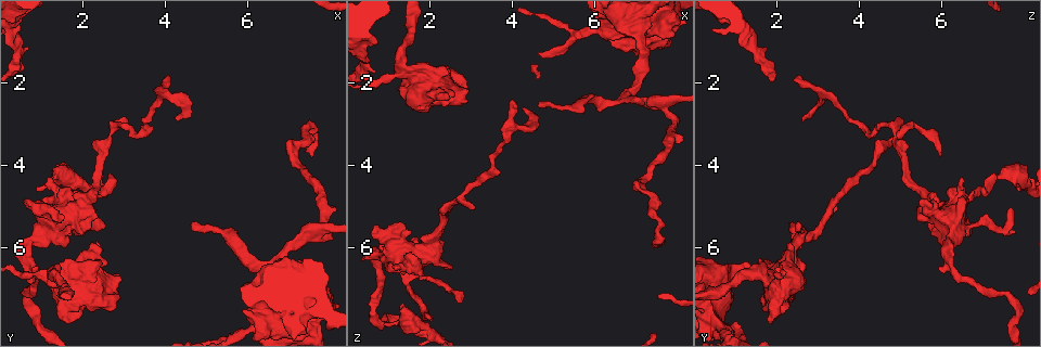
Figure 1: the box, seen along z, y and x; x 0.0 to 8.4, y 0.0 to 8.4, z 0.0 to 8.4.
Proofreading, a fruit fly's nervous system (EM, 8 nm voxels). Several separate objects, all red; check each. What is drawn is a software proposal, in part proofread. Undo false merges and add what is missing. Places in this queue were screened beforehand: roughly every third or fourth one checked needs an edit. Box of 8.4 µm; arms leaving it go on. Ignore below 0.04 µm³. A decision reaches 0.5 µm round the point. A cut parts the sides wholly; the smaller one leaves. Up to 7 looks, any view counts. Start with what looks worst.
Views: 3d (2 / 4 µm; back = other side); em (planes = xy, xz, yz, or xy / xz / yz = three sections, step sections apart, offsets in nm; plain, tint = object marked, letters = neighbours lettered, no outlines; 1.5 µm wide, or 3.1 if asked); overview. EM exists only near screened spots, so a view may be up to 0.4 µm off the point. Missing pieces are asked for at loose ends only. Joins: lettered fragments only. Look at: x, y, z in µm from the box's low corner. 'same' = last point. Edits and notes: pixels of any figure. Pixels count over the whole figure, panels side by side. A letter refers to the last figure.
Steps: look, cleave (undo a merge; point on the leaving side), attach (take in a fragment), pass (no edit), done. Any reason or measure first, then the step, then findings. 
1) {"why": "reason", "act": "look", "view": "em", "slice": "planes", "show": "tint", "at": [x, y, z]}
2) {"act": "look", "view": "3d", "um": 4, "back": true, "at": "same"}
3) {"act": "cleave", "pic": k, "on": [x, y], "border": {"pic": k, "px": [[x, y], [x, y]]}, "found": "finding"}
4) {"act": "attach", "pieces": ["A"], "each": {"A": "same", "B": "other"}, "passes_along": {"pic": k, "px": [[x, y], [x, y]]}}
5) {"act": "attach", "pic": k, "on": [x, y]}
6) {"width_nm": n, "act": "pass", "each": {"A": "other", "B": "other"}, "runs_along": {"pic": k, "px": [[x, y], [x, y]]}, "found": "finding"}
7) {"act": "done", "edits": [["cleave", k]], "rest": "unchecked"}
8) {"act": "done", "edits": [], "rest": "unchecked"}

{"why": "thick turns thin", "act": "look", "view": "em", "slice": "planes", "show": "tint", "at": [0.75, 6.60, 2.00]}

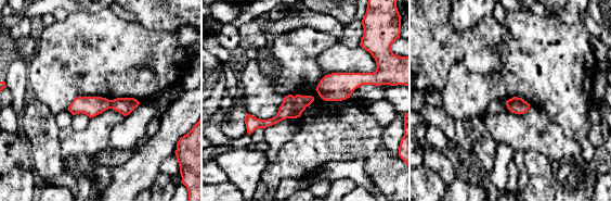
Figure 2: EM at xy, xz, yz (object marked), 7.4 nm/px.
{"act": "look", "view": "em", "slice": "planes", "show": "letters", "at": "same"}

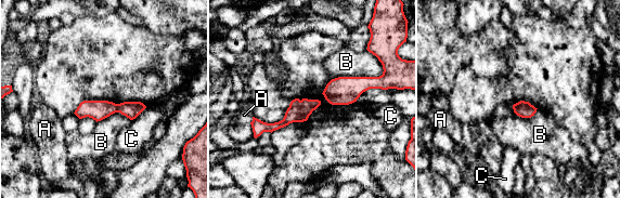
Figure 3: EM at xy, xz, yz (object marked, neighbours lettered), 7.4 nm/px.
{"width_nm": 120, "act": "cleave", "pic": 3, "on": [98, 110], "each": {"A": "other", "B": "other", "C": "other"}, "border": {"pic": 3, "px": [[116, 104], [118, 111]]}, "found": "two neurons meet here"}

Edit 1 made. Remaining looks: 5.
{"why": "abrupt turn", "act": "look", "view": "em", "slice": "xz", "step": 8, "show": "tint", "at": [0.70, 7.35, 7.75]}

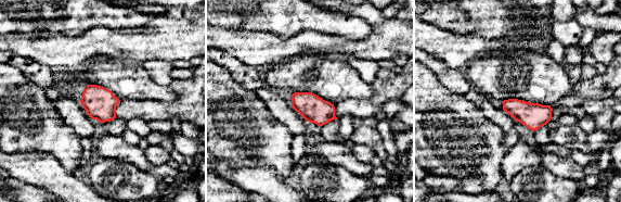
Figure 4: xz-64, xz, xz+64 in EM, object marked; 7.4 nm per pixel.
{"act": "look", "view": "em", "slice": "planes", "show": "letters", "at": "same"}

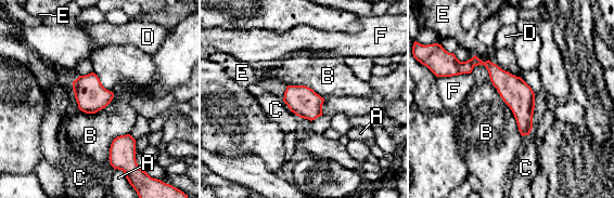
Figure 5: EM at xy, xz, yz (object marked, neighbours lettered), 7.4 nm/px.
{"act": "pass", "each": {"A": "other", "B": "other", "C": "other", "D": "other", "E": "other", "F": "other"}, "border": {"pic": 5, "px": [[490, 80], [511, 110], [522, 135]]}, "found": "continuous, no second neuron"}

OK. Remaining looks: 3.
{"why": "calibre changes", "act": "look", "view": "3d", "um": 2, "at": [2.20, 4.75, 5.55]}

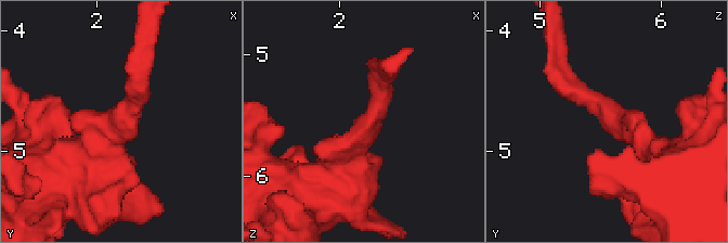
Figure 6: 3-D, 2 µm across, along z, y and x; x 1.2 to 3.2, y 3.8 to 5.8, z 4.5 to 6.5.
{"arm_widths_nm": [180, 500], "why": "now the EM", "act": "look", "view": "em", "slice": "planes", "show": "letters", "at": [2.22, 4.74, 5.60]}

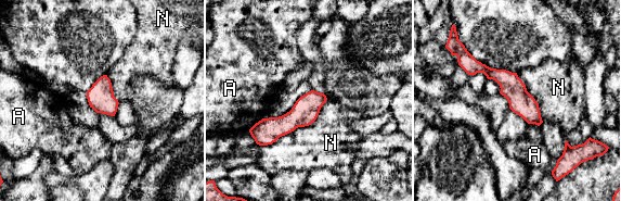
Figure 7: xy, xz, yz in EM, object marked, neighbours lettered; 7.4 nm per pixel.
{"act": "pass", "each": {"A": "other", "N": "other"}, "border": {"pic": 7, "px": [[326, 99], [310, 124], [259, 146]]}, "found": "one neuron here"}

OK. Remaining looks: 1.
{"act": "done", "edits": [["cleave", 3]], "rest": "unchecked"}

